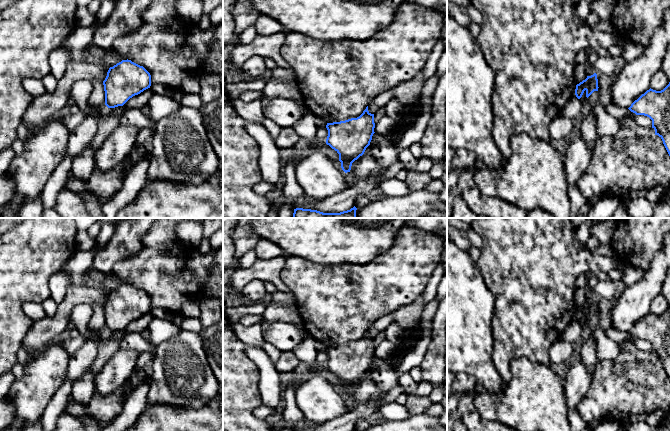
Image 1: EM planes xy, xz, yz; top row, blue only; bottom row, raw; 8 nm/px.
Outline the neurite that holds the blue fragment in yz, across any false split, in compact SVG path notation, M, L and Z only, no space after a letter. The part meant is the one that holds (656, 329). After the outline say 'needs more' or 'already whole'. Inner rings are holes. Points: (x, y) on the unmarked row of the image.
M671 306L661 315L647 314L628 332L636 339L652 344L652 352L658 359L671 382Z; already whole

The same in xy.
M128 283L122 284L109 292L103 309L105 329L115 332L150 312L151 299L143 290Z; already whole

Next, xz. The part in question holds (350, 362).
M367 330L359 341L340 346L327 347L326 352L328 354L326 368L339 378L342 394L345 397L350 396L352 387L364 378L375 357L374 338L368 335Z; already whole

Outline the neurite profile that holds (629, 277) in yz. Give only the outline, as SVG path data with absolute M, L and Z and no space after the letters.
M626 265L622 280L626 286L629 286L640 280L643 273L644 271L640 268L636 268L632 265Z

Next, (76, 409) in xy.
M72 398L68 399L64 411L68 412L76 418L90 415L88 411L88 405L77 403Z

